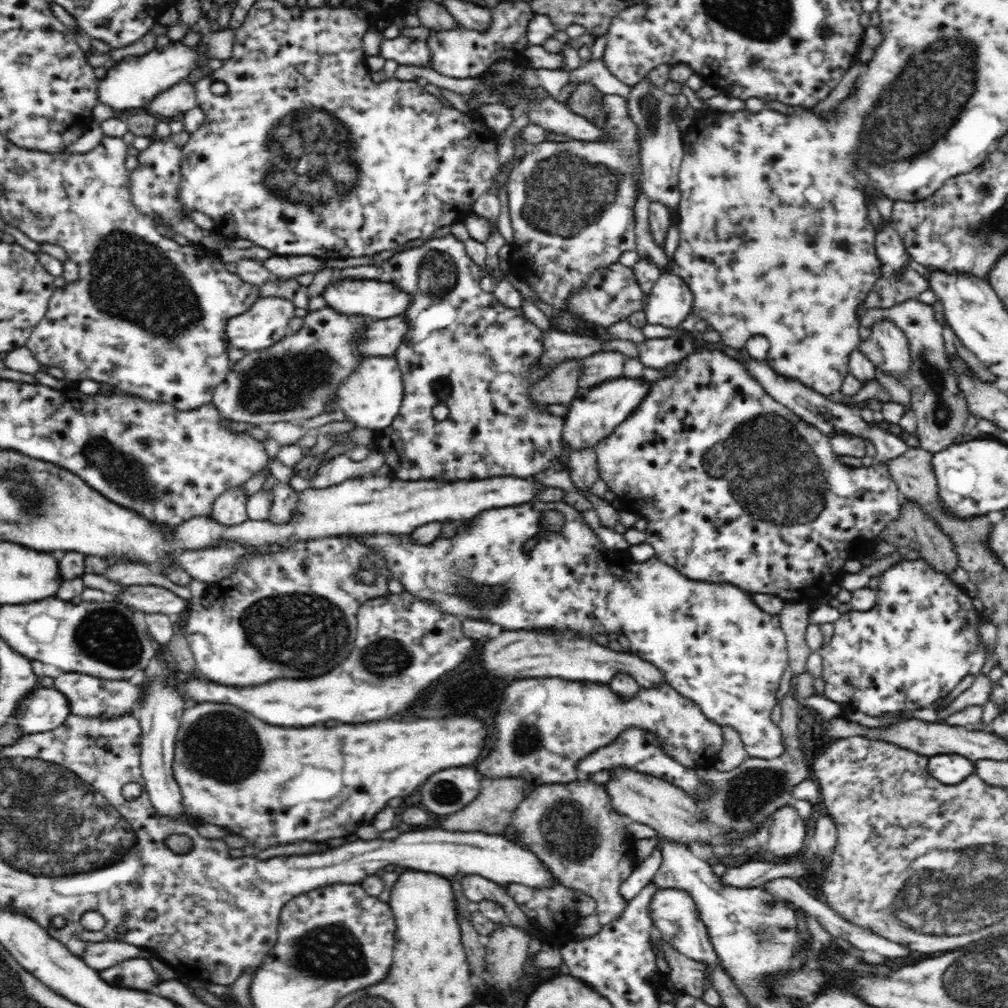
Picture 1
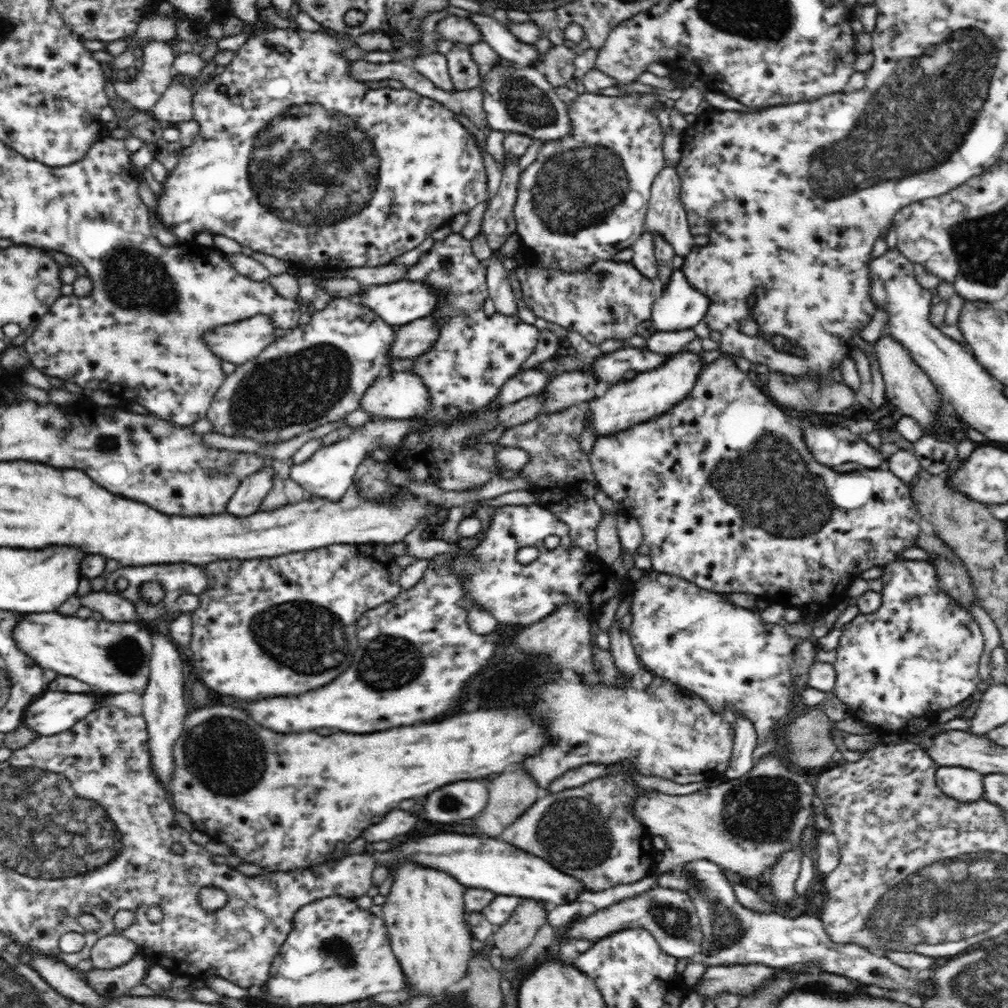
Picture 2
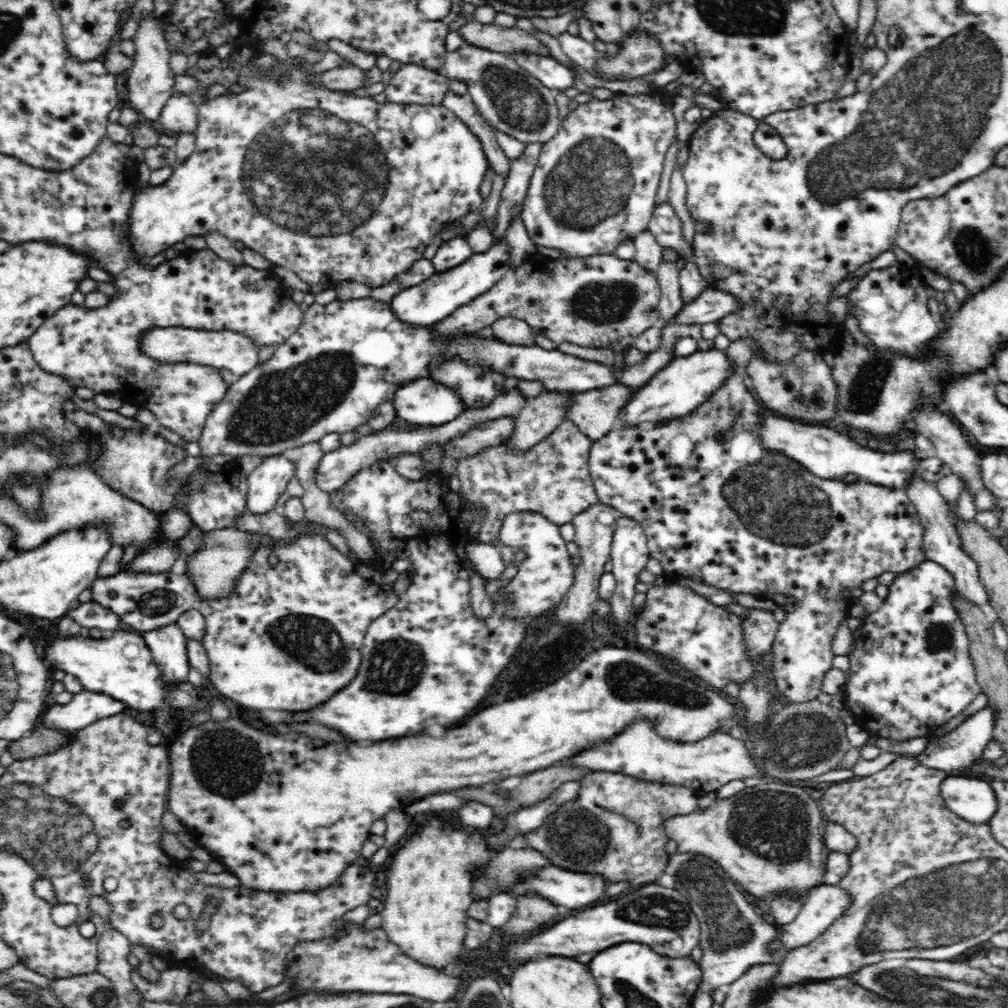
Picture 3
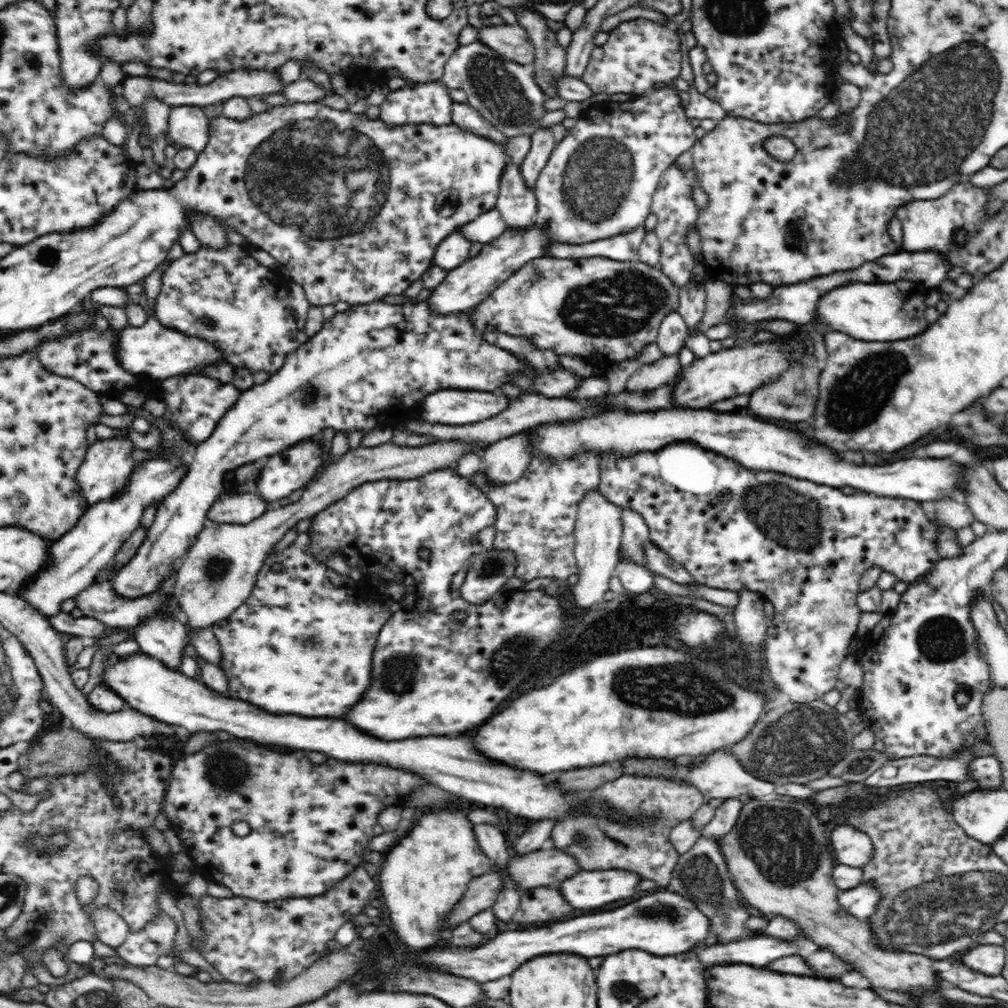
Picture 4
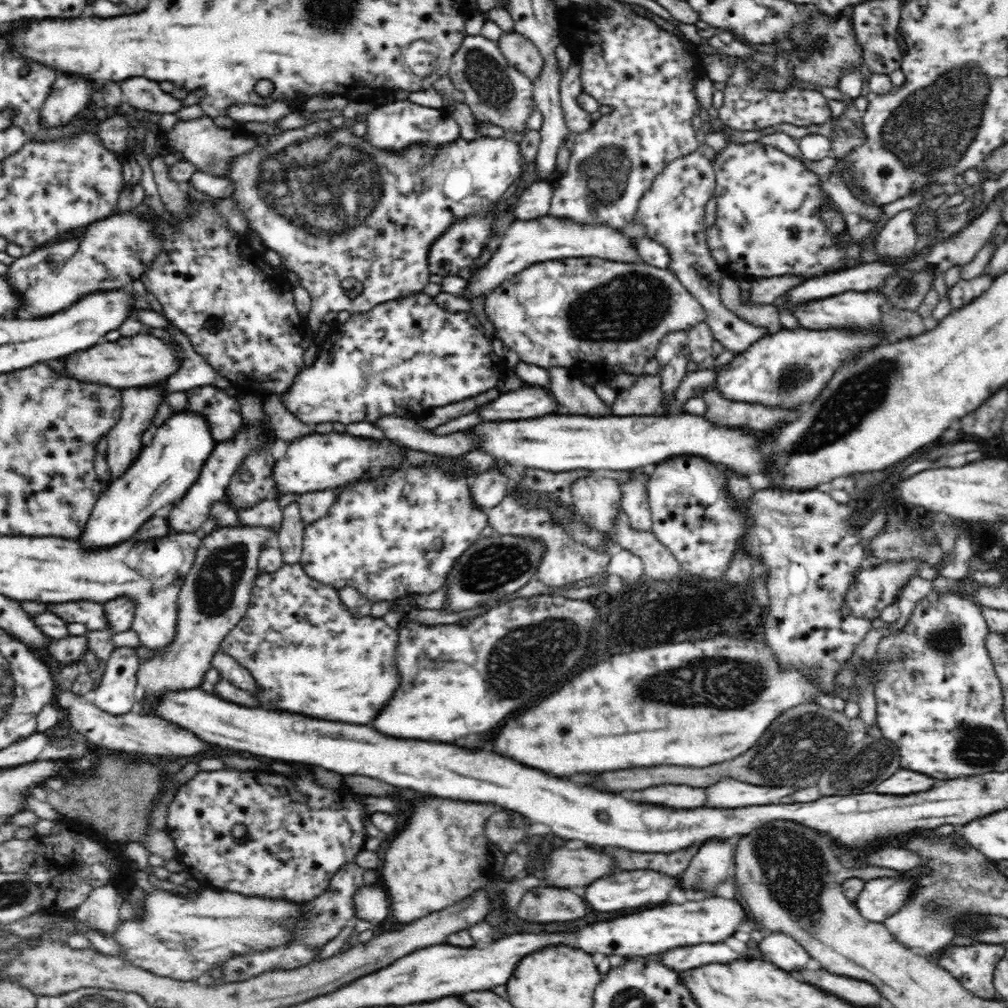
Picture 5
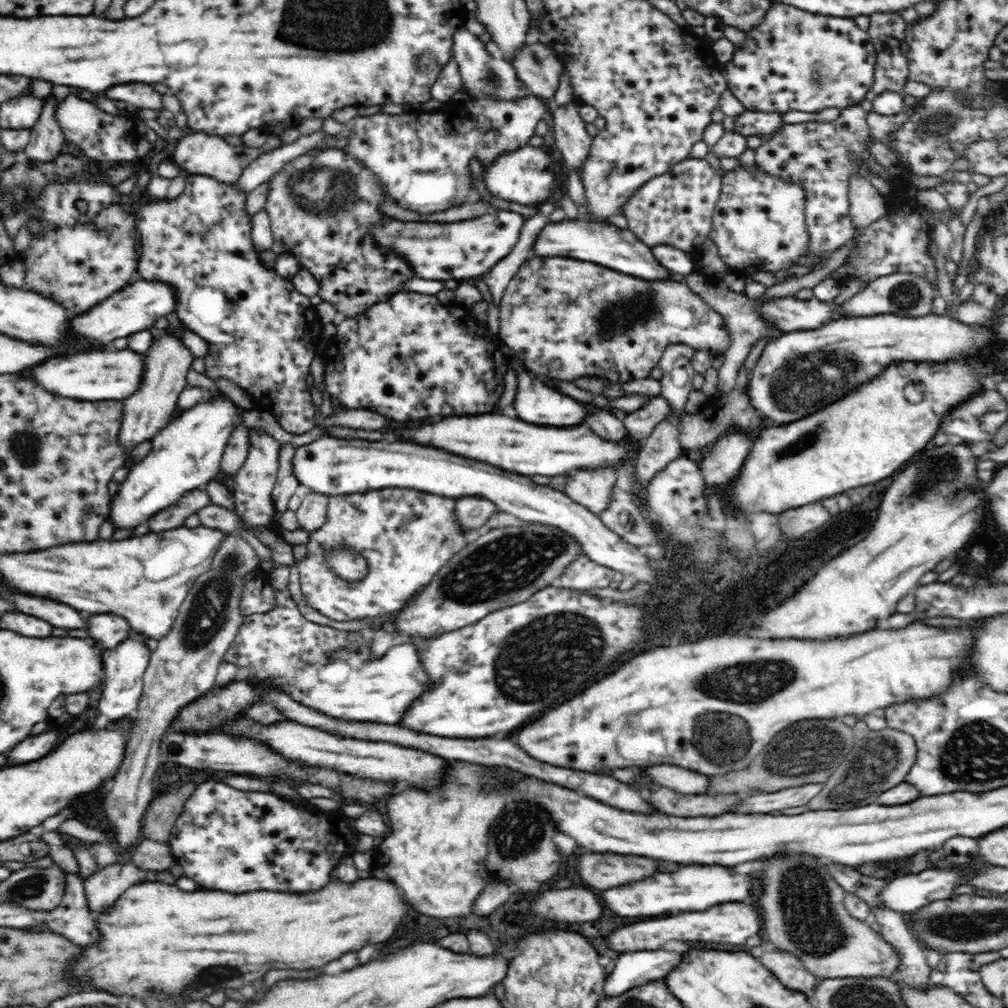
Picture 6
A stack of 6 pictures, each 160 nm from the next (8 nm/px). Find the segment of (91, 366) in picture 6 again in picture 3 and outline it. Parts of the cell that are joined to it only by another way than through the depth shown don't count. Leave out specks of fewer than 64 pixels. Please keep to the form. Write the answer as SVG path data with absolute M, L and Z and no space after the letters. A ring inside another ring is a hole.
M156 327L143 334L140 350L150 358L162 364L176 364L176 362L193 362L222 370L227 368L234 376L248 374L258 365L258 350L250 337L236 333L232 329L212 331L197 331L193 328Z

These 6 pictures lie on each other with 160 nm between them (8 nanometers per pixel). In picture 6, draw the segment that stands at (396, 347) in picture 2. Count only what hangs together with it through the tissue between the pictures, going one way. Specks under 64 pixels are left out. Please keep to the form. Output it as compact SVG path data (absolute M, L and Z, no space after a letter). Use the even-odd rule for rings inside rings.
M563 256L529 258L519 271L498 304L498 337L534 375L579 383L592 377L611 383L632 382L650 377L668 344L687 344L708 351L712 357L724 355L730 346L724 317L681 280L650 282Z

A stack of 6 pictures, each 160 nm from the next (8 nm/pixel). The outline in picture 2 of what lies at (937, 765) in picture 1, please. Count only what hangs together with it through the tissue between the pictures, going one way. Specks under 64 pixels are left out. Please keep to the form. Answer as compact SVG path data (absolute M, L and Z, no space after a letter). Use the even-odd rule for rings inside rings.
M940 767L935 772L940 790L946 796L960 802L976 802L983 798L983 775L980 772L961 767Z

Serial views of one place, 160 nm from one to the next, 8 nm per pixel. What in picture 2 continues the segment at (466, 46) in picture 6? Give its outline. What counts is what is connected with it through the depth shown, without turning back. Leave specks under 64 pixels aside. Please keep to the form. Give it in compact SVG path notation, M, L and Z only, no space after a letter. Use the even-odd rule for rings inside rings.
M499 60L490 66L486 74L482 74L479 88L483 92L483 109L487 124L491 130L504 132L518 132L533 140L550 141L568 136L572 125L568 116L568 104L560 99L559 90L544 76L541 68L520 67L504 65L504 60Z

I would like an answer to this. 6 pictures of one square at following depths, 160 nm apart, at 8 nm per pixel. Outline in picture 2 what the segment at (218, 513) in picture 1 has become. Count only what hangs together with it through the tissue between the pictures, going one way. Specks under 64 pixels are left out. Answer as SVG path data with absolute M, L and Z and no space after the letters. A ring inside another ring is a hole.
M268 464L261 468L260 471L247 476L240 482L236 492L226 504L226 512L234 516L250 516L260 511L260 502L266 498L270 492L272 484L278 475Z

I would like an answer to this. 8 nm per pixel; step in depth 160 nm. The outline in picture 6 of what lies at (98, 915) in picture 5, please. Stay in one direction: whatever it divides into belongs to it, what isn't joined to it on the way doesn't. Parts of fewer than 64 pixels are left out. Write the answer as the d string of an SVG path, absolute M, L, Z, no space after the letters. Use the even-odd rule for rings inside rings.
M228 533L226 540L222 540L218 552L214 554L210 568L200 574L188 590L172 630L168 632L168 636L159 640L158 648L151 652L150 662L143 676L143 694L128 732L124 761L113 777L112 790L103 801L105 825L119 846L117 861L83 881L91 914L114 906L116 900L131 886L157 879L159 871L140 870L131 856L132 849L143 838L143 816L153 800L152 779L161 765L160 742L182 707L215 689L218 666L244 622L240 612L243 580L248 573L258 570L259 560L256 551L243 537Z

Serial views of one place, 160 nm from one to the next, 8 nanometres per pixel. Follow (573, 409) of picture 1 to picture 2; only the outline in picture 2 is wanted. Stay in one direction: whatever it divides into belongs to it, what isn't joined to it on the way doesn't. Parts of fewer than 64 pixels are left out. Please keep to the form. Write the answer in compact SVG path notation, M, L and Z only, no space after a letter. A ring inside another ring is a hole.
M684 350L666 359L659 367L637 373L632 379L610 384L602 396L588 400L589 412L585 423L590 422L590 427L601 437L664 415L669 412L668 408L672 408L674 404L684 400L688 392L692 392L694 382L698 380L698 374L702 372L704 364L698 354Z

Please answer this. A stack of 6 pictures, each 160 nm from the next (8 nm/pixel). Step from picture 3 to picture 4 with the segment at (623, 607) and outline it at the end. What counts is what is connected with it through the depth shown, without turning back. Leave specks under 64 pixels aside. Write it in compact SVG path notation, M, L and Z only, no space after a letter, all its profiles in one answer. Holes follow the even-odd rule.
M622 509L622 542L619 559L645 566L643 544L649 540L649 526L644 517L632 509Z

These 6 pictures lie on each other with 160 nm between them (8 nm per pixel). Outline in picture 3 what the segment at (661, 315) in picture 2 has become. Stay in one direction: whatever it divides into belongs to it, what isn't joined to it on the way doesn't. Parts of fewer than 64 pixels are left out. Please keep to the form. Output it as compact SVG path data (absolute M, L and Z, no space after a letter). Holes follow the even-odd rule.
M709 287L696 300L692 300L688 304L683 302L682 310L670 323L687 325L716 323L720 318L724 318L732 312L738 312L740 308L742 308L742 303L734 295Z

